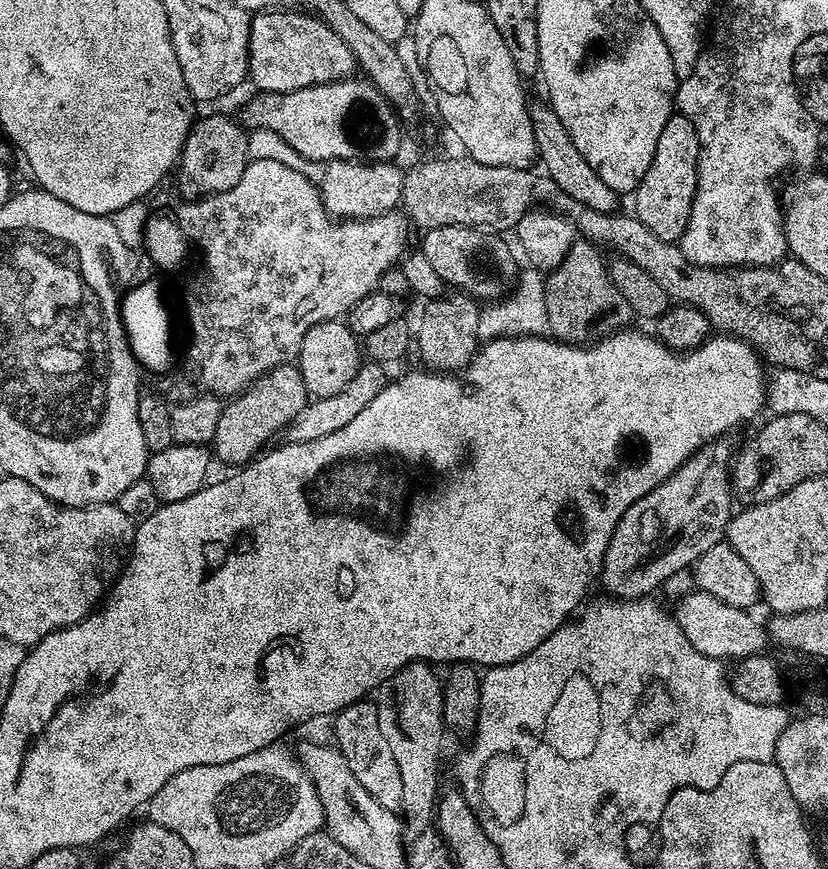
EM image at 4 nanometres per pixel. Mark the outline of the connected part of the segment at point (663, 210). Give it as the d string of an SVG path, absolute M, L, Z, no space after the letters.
M673 114L666 122L662 135L658 137L658 146L654 146L654 162L650 162L650 170L646 170L642 182L634 193L634 199L636 199L634 214L642 222L642 226L647 226L652 233L658 234L658 238L679 241L686 230L686 222L690 222L690 210L694 206L694 194L698 182L699 153L700 143L698 134L694 130L694 122L690 122L690 118L685 116Z

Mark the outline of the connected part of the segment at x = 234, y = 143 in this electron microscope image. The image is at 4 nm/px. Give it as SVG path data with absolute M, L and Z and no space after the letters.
M203 116L188 131L175 173L176 188L184 198L199 198L230 190L242 178L250 163L248 132L239 123L236 125L228 116Z

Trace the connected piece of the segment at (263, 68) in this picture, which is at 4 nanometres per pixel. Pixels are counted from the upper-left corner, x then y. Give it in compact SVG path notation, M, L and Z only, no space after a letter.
M271 10L257 12L251 17L252 25L250 26L250 42L248 43L248 75L250 77L251 83L256 83L255 86L259 91L262 92L279 92L281 94L293 94L292 92L300 92L303 90L311 89L313 84L333 84L335 80L342 80L351 77L353 73L357 71L358 65L356 62L355 54L353 54L346 42L342 40L327 25L327 22L320 19L315 14L309 14L307 11L301 10L302 12L292 12L293 10Z

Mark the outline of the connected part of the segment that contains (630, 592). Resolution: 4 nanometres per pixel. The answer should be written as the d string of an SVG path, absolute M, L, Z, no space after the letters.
M721 438L705 444L703 448L694 453L684 465L666 482L662 482L650 494L638 498L634 506L622 514L610 542L606 546L604 563L598 577L599 583L604 583L604 588L609 597L622 600L638 600L653 595L652 591L659 589L672 574L683 568L692 568L696 559L710 546L721 543L725 539L729 520L734 515L733 486L730 479L730 465L734 459L734 448L727 444L727 439Z

